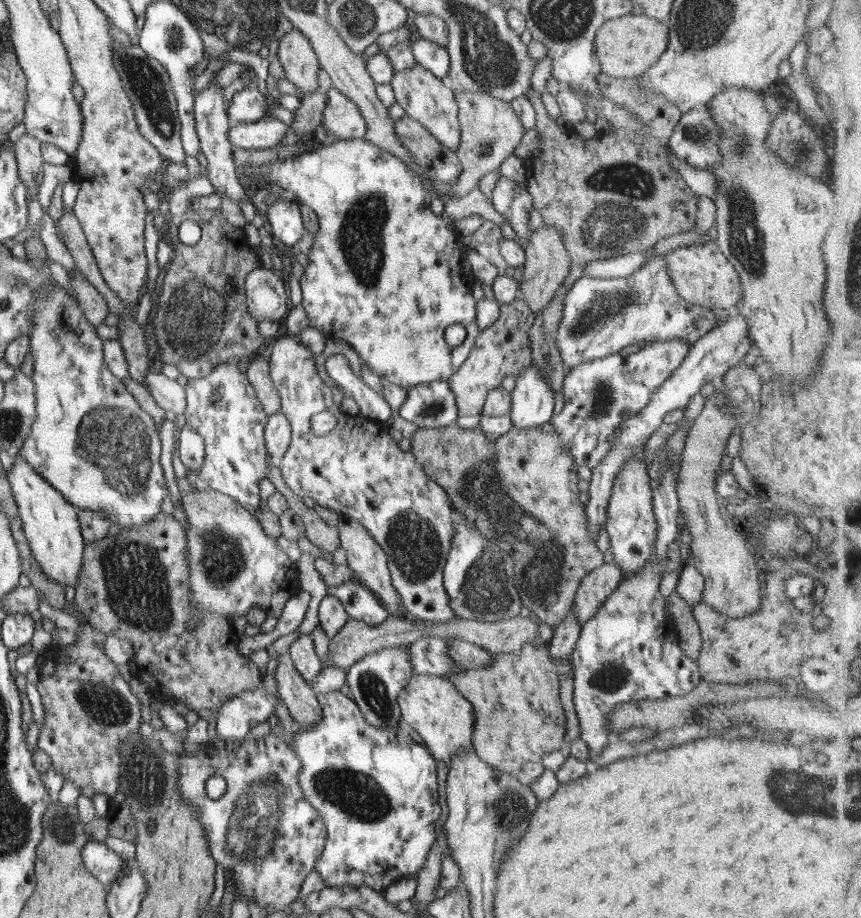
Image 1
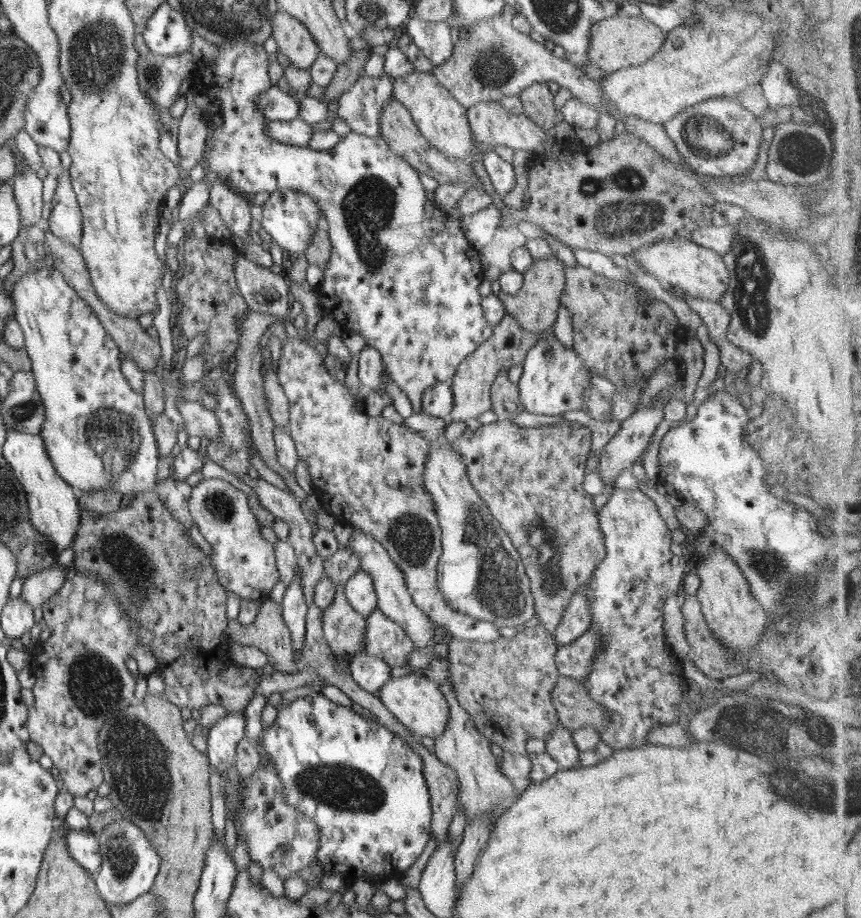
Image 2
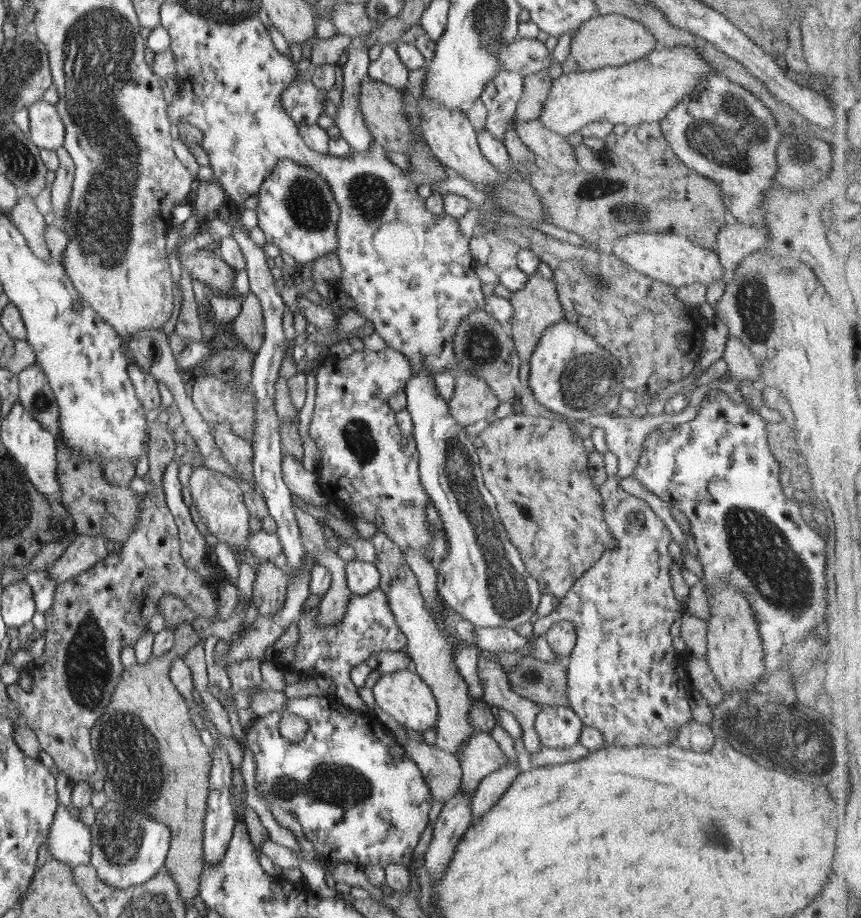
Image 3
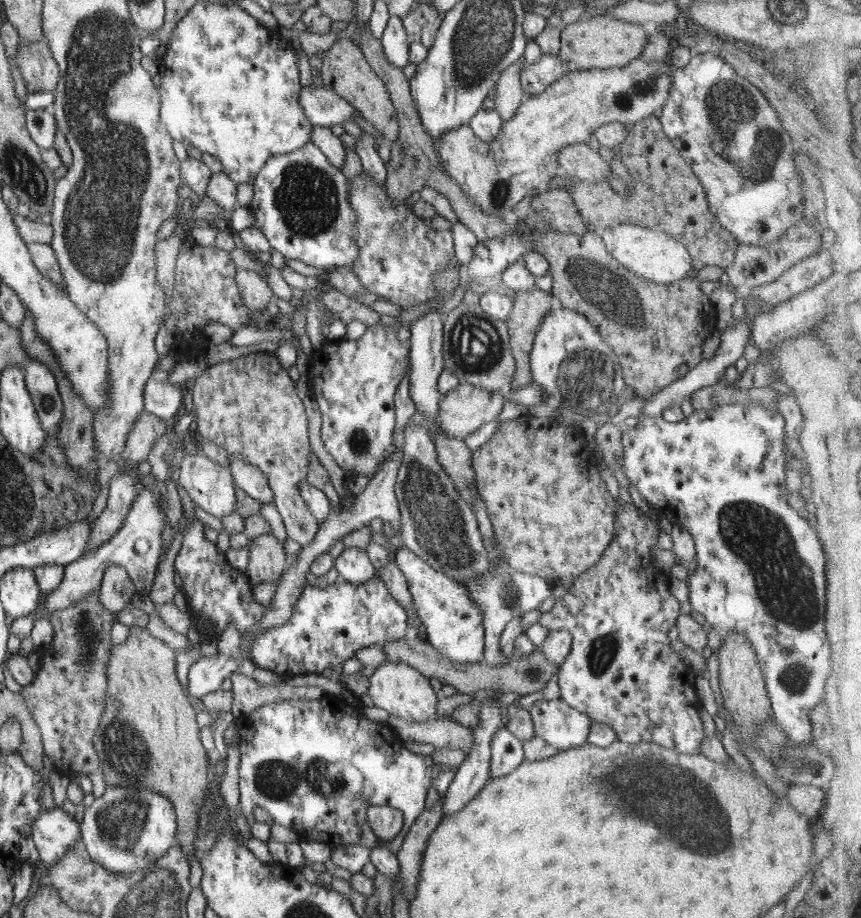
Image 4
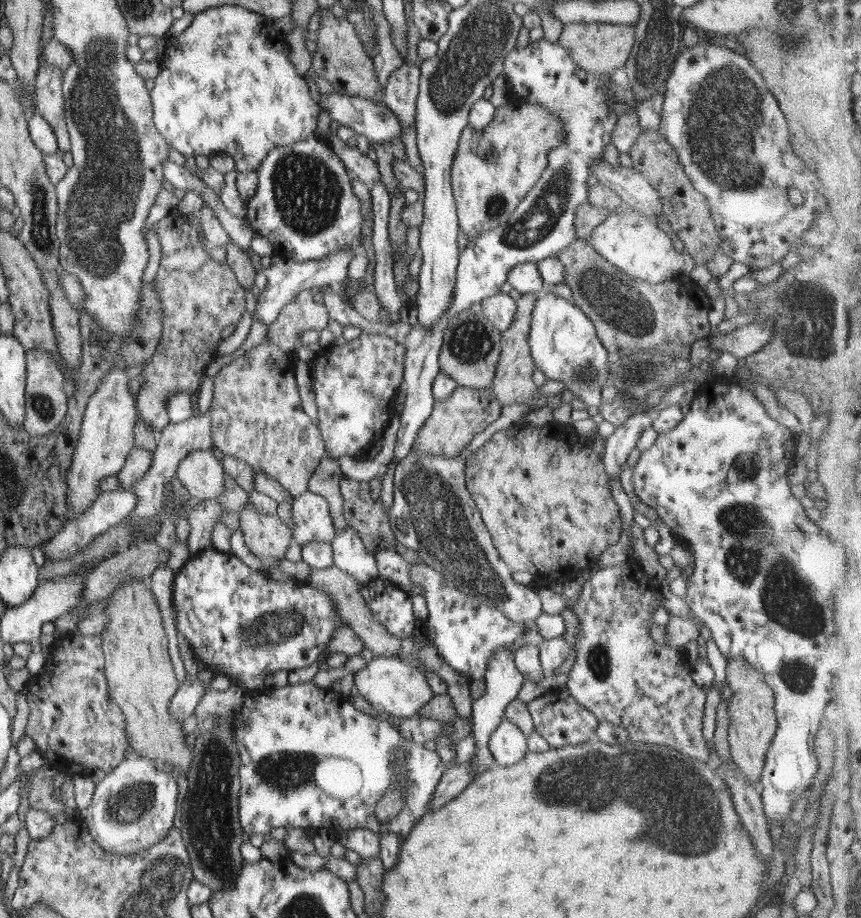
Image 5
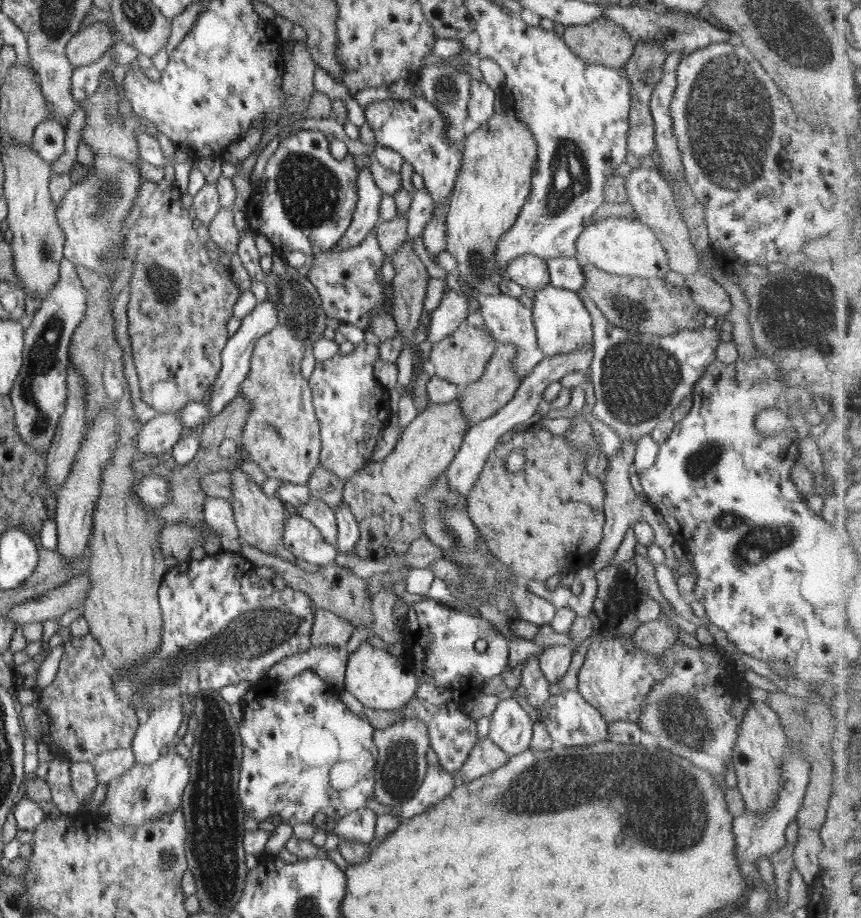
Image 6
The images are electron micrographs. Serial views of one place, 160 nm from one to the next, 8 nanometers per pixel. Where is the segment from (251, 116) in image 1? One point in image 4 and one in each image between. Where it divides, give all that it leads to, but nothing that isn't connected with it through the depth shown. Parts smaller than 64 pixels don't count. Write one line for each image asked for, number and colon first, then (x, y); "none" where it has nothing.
2: (276, 105)
3: (304, 102)
4: (324, 107)

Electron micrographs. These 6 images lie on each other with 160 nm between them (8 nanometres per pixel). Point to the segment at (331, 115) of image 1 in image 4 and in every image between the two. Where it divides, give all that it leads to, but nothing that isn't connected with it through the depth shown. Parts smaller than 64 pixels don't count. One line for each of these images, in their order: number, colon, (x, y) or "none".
2: (361, 106)
3: (388, 67)
4: (394, 40)

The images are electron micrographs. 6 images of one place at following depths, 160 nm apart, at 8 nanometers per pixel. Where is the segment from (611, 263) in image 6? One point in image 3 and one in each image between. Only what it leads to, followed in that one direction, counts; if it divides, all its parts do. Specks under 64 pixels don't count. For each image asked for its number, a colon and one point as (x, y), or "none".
3: (674, 259)
4: (653, 254)
5: (644, 251)

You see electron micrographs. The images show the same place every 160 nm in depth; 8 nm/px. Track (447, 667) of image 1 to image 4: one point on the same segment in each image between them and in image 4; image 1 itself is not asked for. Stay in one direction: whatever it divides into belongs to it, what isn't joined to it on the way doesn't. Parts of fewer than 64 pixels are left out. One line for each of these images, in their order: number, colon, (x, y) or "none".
2: (384, 638)
3: (368, 626)
4: (327, 626)

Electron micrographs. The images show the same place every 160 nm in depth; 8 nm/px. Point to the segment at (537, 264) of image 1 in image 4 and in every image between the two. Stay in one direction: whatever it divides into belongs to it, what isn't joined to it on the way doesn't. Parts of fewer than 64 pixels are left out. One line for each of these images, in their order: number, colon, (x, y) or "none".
2: (535, 306)
3: (537, 306)
4: (529, 307)

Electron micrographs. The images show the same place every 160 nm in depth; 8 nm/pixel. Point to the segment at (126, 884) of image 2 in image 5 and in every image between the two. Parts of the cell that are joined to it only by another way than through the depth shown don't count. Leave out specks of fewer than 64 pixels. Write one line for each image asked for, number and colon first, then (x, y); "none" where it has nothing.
3: (128, 847)
4: (125, 830)
5: (133, 807)

